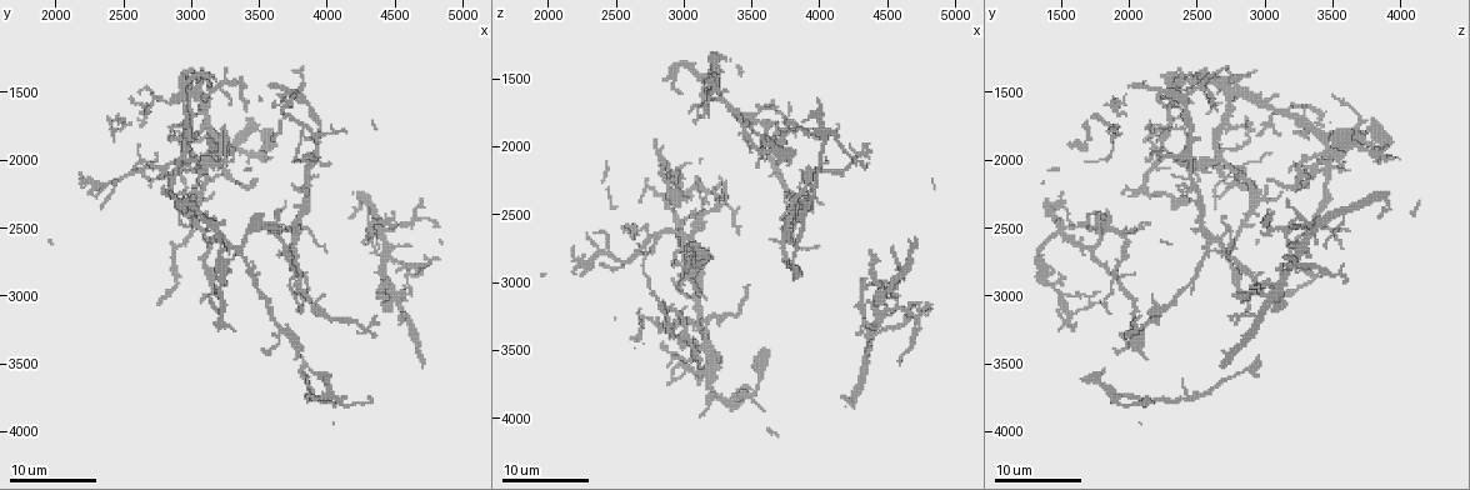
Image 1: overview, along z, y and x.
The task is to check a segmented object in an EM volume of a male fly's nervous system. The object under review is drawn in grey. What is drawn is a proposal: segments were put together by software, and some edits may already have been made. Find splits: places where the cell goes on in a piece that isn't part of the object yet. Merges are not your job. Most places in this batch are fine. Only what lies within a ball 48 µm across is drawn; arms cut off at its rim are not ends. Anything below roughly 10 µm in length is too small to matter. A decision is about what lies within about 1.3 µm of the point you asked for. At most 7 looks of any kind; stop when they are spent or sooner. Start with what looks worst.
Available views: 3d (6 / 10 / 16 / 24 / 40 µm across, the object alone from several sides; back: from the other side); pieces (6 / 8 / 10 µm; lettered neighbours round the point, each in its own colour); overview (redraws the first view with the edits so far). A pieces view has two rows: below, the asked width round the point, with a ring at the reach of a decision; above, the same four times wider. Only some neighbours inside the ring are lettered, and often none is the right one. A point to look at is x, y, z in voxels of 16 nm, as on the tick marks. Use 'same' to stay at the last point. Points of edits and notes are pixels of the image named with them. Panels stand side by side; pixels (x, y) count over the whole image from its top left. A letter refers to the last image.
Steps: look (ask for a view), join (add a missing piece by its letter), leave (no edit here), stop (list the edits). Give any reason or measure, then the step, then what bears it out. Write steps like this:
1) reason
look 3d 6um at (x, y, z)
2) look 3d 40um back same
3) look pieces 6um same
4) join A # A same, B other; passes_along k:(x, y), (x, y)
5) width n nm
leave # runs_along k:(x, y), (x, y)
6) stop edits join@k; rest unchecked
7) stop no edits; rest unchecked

free end
look pieces 8um at (2940, 2400, 2900)

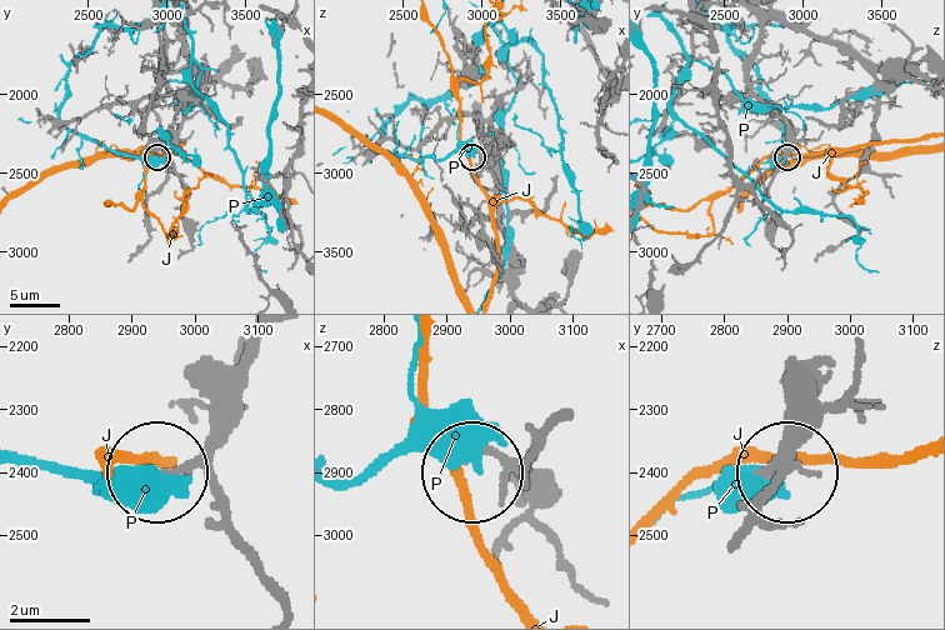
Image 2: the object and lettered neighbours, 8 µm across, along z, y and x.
leave # J other, P other; none of them fits

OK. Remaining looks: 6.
branch stops here
look 3d 6um at (3460, 2140, 3020)

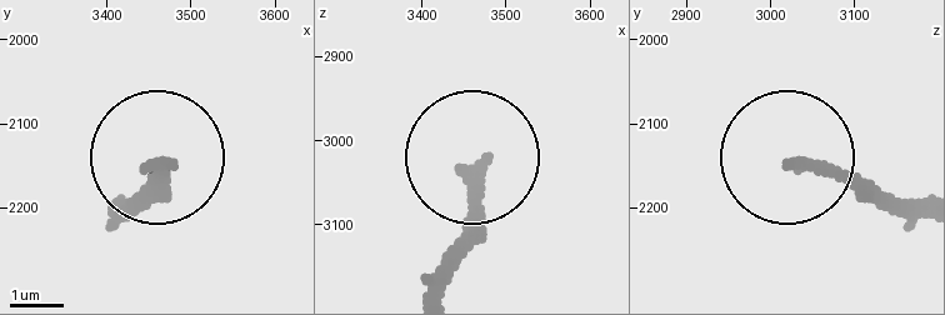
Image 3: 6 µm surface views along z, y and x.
look pieces 10um at (3475, 2145, 3035)

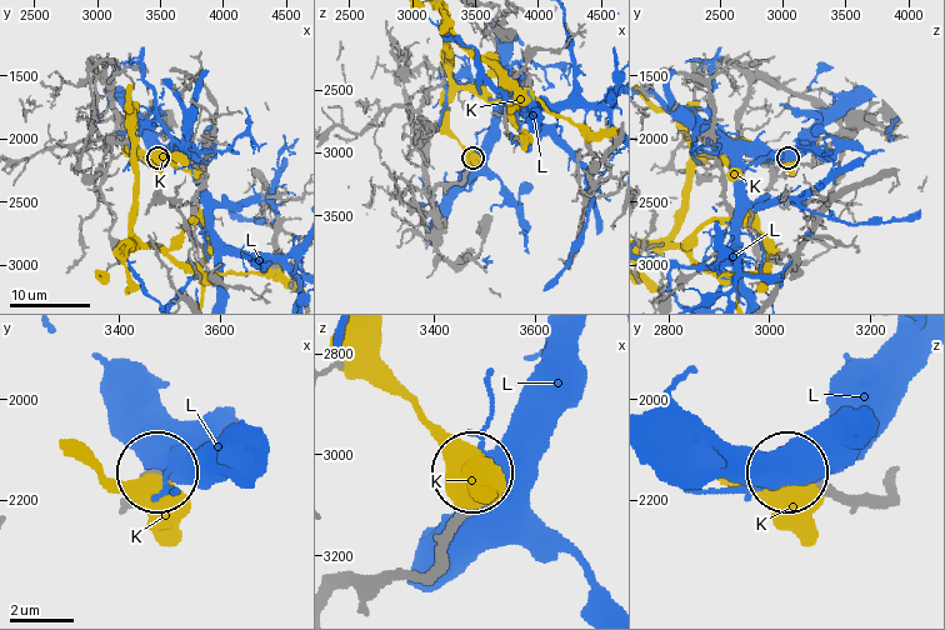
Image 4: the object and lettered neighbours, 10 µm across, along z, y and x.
leave # K other, L other; no lettered piece goes on from it

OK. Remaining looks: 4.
long arm stops here
look 3d 10um at (2780, 3040, 3100)

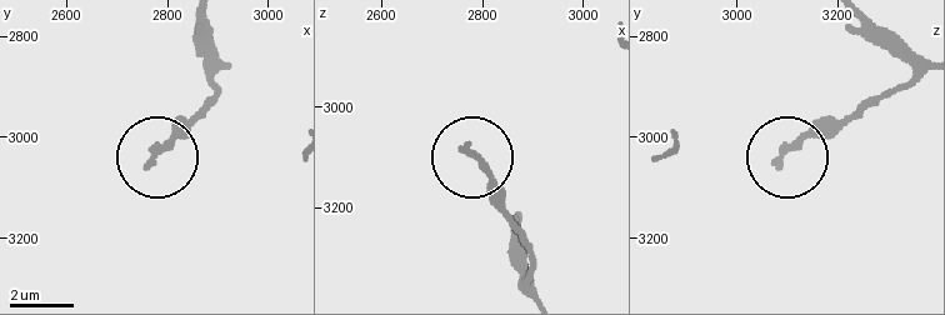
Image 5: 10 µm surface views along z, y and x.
see the neighbours
look pieces 6um at (2765, 3055, 3080)

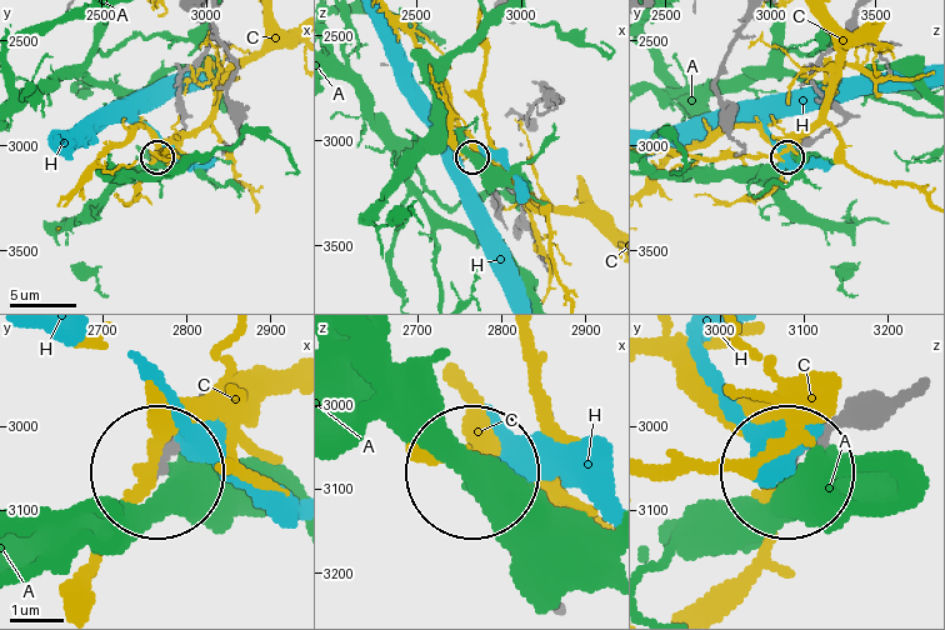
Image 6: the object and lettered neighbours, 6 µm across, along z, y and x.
leave # A other, C other, H other; none of them fits

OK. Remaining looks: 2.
stop no edits; rest unchecked

